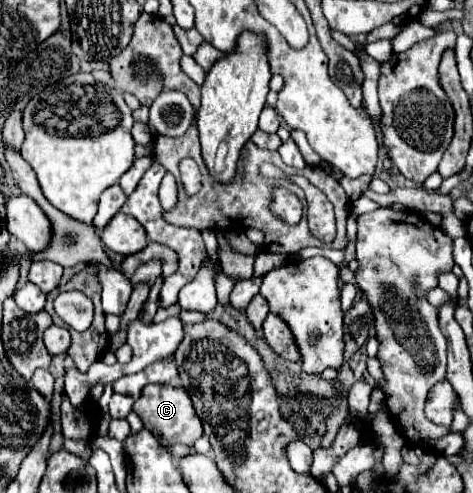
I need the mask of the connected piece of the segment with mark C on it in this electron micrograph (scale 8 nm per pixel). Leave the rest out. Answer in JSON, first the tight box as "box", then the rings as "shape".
{"box":[134,385,202,445],"shape":[[[146,385],[140,399],[134,403],[134,411],[138,417],[144,421],[144,427],[154,433],[158,439],[166,441],[168,445],[182,443],[182,445],[192,445],[198,437],[202,437],[202,421],[194,411],[192,399],[184,387],[174,387],[174,385]]]}

